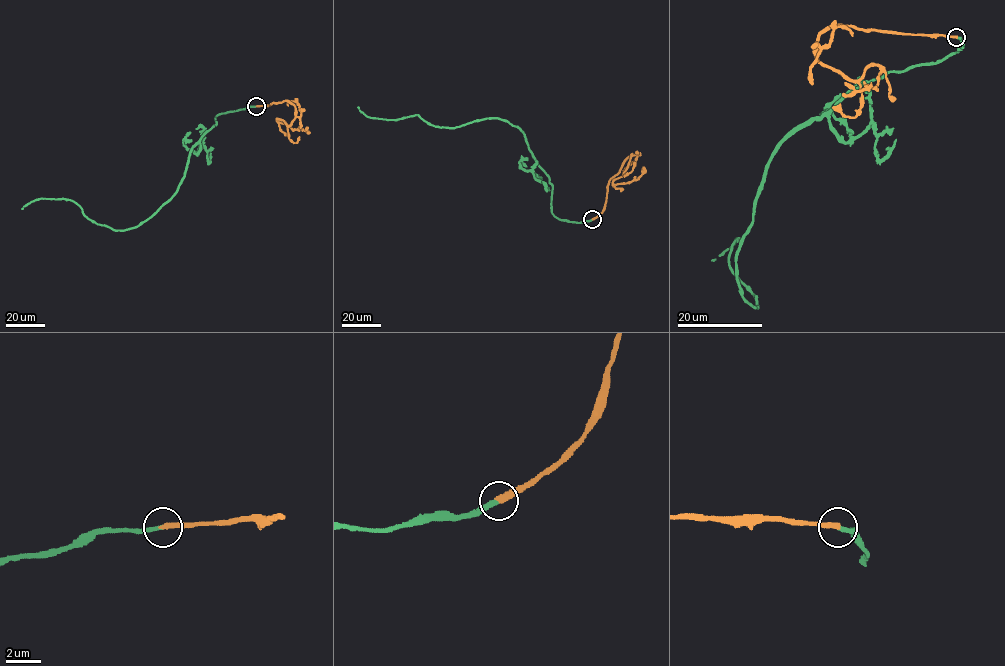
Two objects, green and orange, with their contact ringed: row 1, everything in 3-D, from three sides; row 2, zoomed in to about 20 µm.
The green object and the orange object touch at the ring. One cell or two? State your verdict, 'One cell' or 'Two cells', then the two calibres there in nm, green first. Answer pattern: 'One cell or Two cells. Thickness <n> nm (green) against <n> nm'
One cell. Thickness 240 nm (green) against 340 nm

